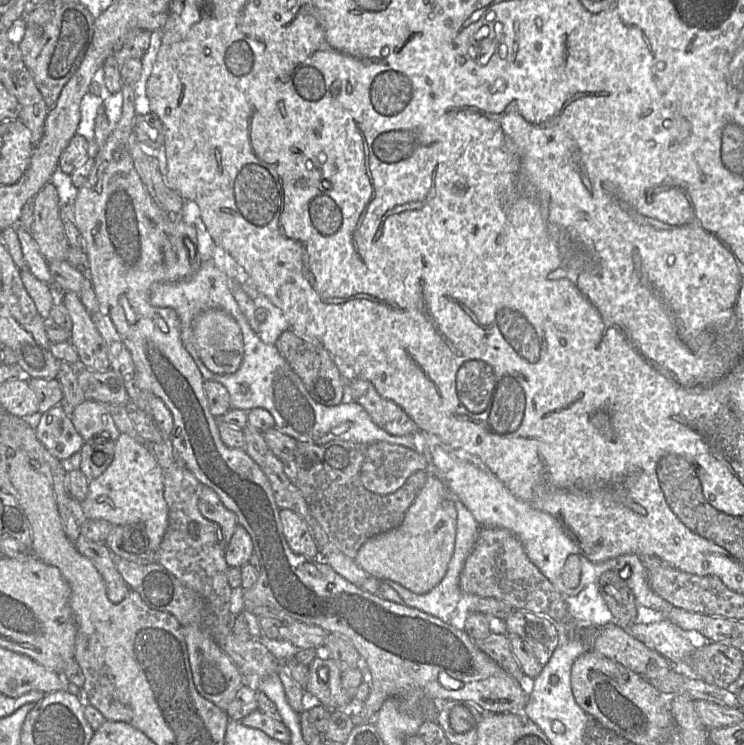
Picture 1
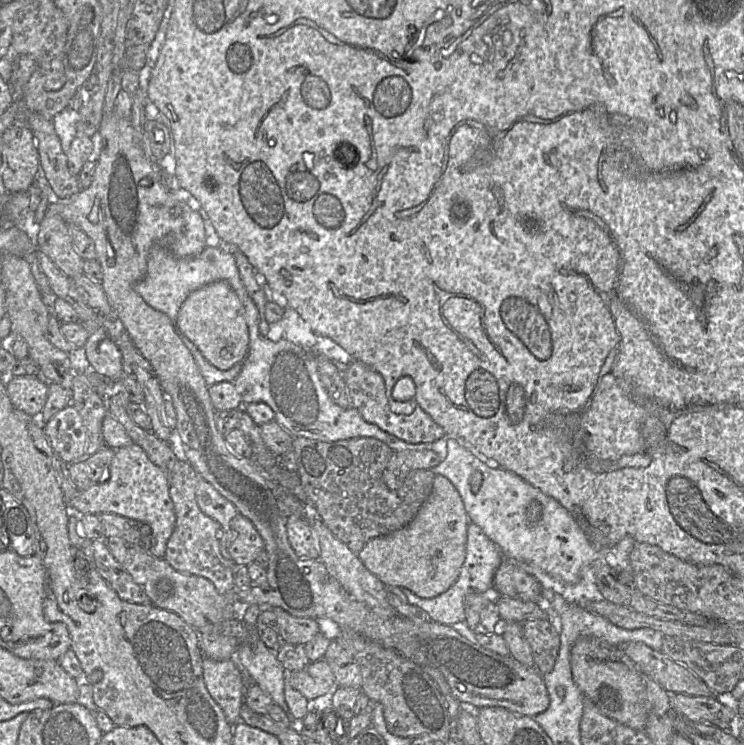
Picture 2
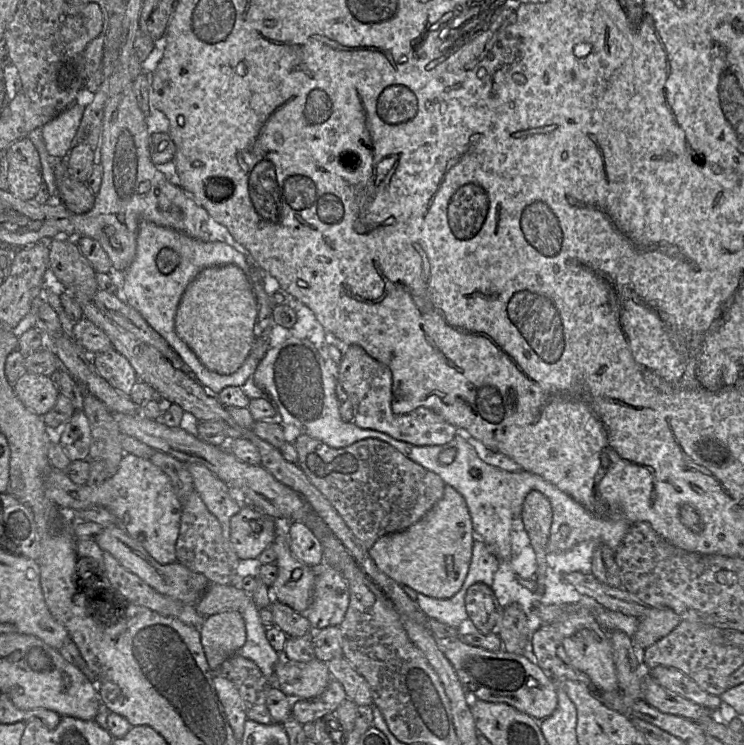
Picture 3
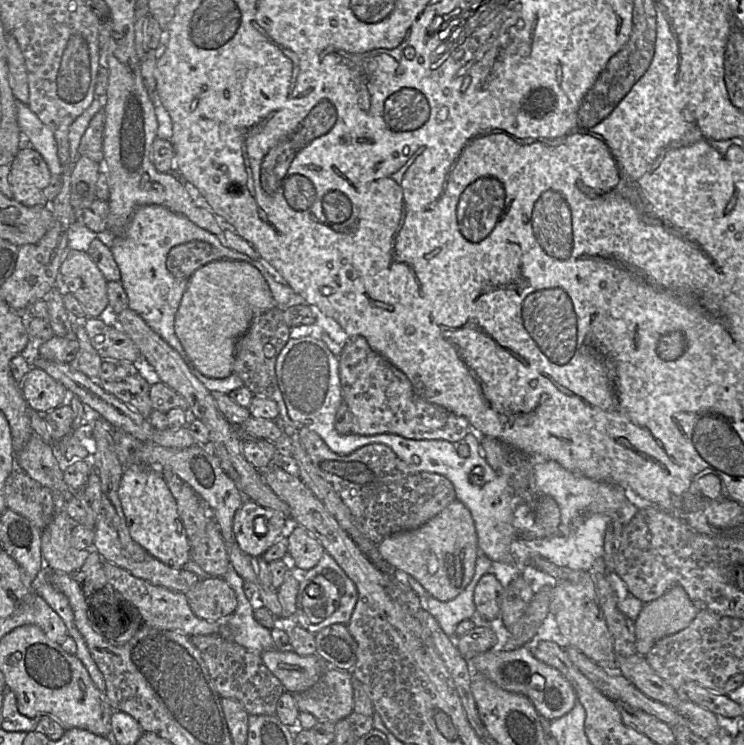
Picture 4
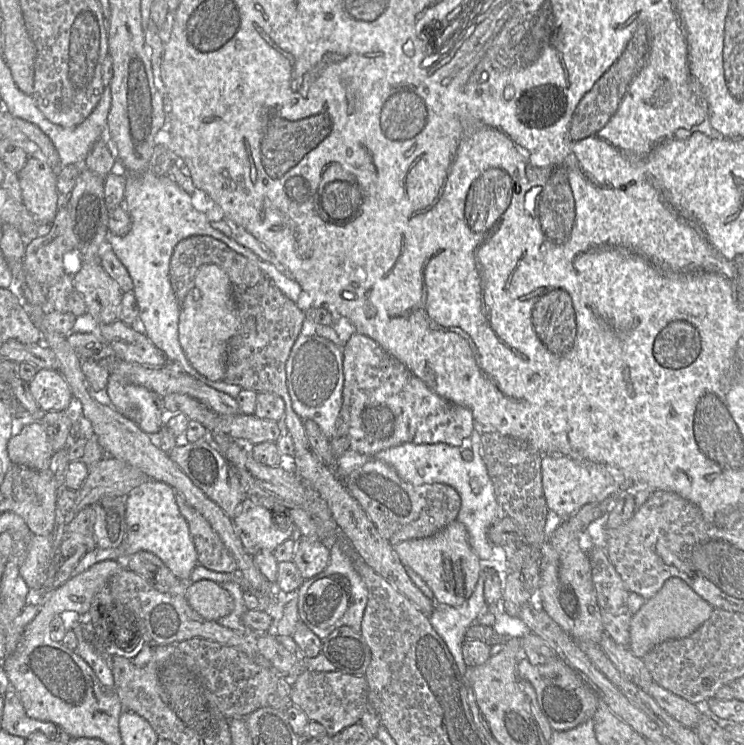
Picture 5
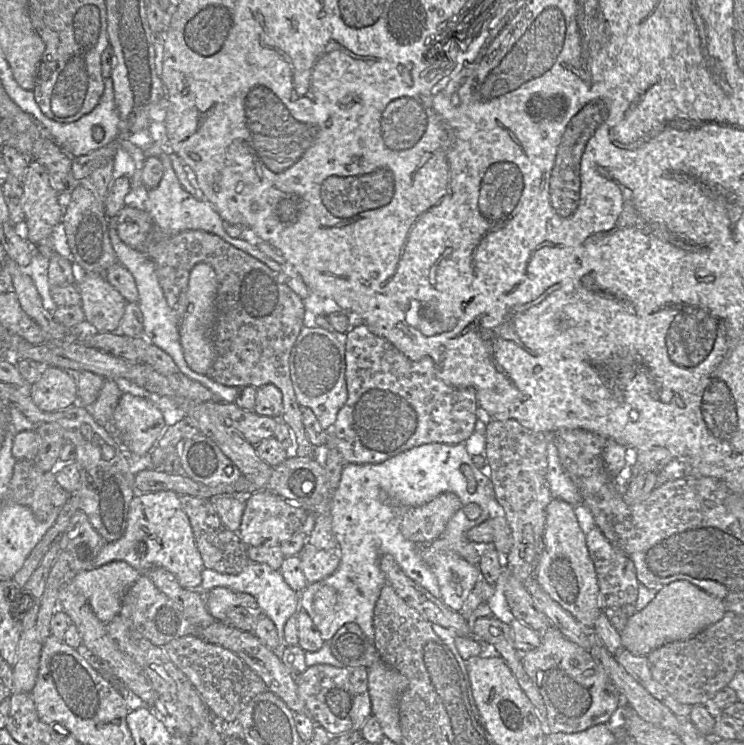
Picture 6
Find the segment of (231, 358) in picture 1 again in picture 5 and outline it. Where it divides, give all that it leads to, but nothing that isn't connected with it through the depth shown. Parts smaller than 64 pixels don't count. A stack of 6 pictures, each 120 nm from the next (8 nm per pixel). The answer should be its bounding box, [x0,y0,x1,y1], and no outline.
[178,264,239,381]

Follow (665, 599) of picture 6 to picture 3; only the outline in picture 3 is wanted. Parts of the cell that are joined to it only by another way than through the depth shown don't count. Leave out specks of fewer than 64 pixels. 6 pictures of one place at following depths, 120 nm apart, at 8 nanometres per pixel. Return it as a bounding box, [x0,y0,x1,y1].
[633,607,682,652]

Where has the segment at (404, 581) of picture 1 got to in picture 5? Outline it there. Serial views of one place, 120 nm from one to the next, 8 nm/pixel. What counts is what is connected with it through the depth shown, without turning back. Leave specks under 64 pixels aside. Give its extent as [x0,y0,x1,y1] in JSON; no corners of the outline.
[393,520,483,605]

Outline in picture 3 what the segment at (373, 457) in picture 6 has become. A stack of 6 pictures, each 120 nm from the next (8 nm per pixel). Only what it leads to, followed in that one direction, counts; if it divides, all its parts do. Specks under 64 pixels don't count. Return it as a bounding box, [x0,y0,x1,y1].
[338,345,457,446]

